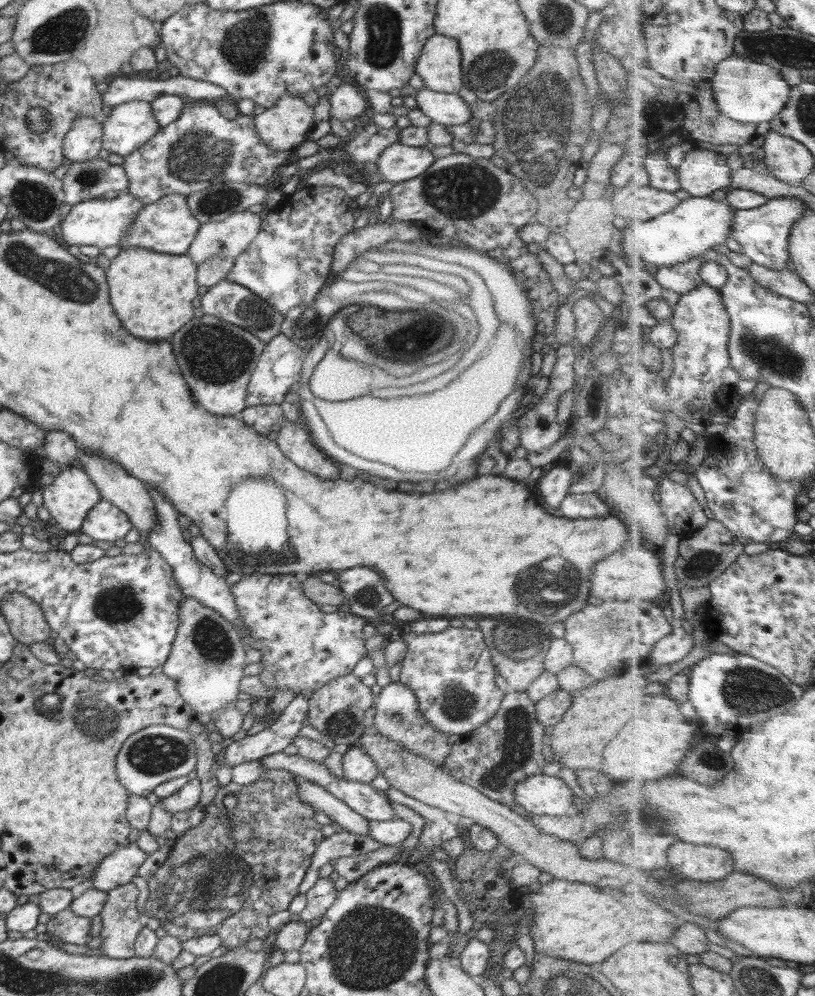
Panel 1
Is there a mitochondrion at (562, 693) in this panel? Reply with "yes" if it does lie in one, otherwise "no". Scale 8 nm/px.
no

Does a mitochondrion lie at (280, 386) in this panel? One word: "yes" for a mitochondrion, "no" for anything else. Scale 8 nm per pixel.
no

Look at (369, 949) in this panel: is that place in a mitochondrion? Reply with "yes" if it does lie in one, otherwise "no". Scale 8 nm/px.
yes

